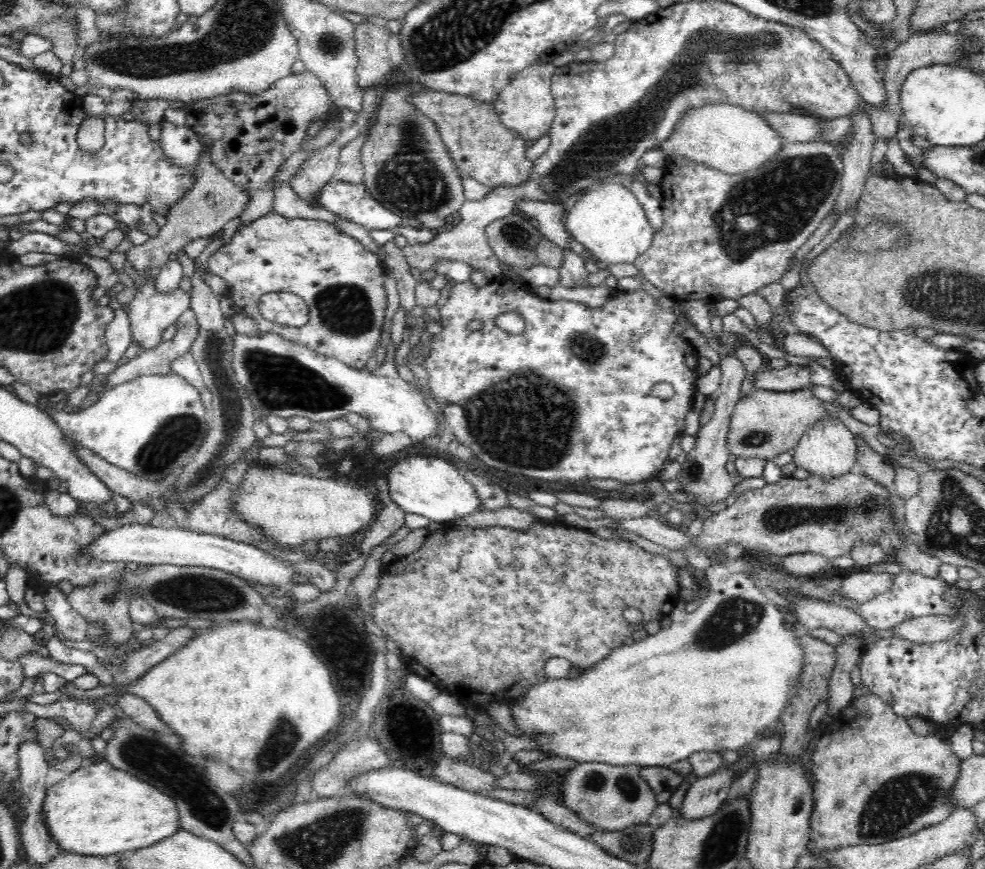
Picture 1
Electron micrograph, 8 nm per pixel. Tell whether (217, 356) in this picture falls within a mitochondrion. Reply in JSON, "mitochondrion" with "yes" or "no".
{"mitochondrion":"yes"}

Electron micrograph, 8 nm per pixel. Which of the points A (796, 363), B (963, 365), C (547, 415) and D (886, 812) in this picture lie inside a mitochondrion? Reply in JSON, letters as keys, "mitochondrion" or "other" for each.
{"A":"other","B":"other","C":"mitochondrion","D":"mitochondrion"}

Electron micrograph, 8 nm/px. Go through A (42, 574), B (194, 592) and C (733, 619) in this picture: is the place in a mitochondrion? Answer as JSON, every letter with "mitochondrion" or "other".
{"A":"other","B":"mitochondrion","C":"mitochondrion"}

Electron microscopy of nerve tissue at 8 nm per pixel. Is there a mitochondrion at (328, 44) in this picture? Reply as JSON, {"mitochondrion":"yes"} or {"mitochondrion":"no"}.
{"mitochondrion":"yes"}

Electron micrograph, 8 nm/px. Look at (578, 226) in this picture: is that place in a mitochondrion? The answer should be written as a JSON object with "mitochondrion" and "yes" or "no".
{"mitochondrion":"no"}

